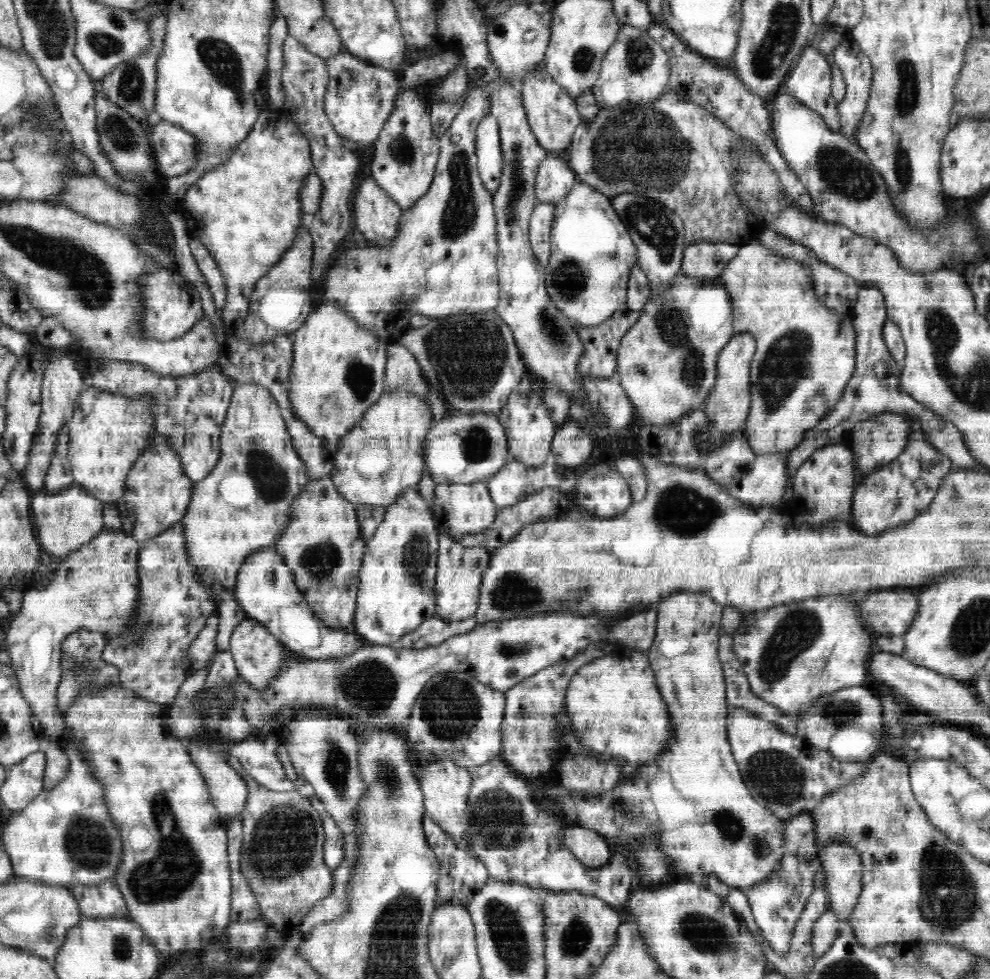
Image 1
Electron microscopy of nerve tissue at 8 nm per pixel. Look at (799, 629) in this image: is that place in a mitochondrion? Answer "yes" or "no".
yes

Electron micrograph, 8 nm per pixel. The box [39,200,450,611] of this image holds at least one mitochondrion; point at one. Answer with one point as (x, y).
(271, 480)

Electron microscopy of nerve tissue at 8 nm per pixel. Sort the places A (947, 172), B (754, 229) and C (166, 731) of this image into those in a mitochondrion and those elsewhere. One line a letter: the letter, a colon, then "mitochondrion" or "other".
A: other
B: other
C: other

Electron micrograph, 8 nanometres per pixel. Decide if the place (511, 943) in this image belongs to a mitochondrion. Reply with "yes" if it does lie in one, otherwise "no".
yes

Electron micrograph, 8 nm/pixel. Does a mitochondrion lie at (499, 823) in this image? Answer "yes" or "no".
yes

